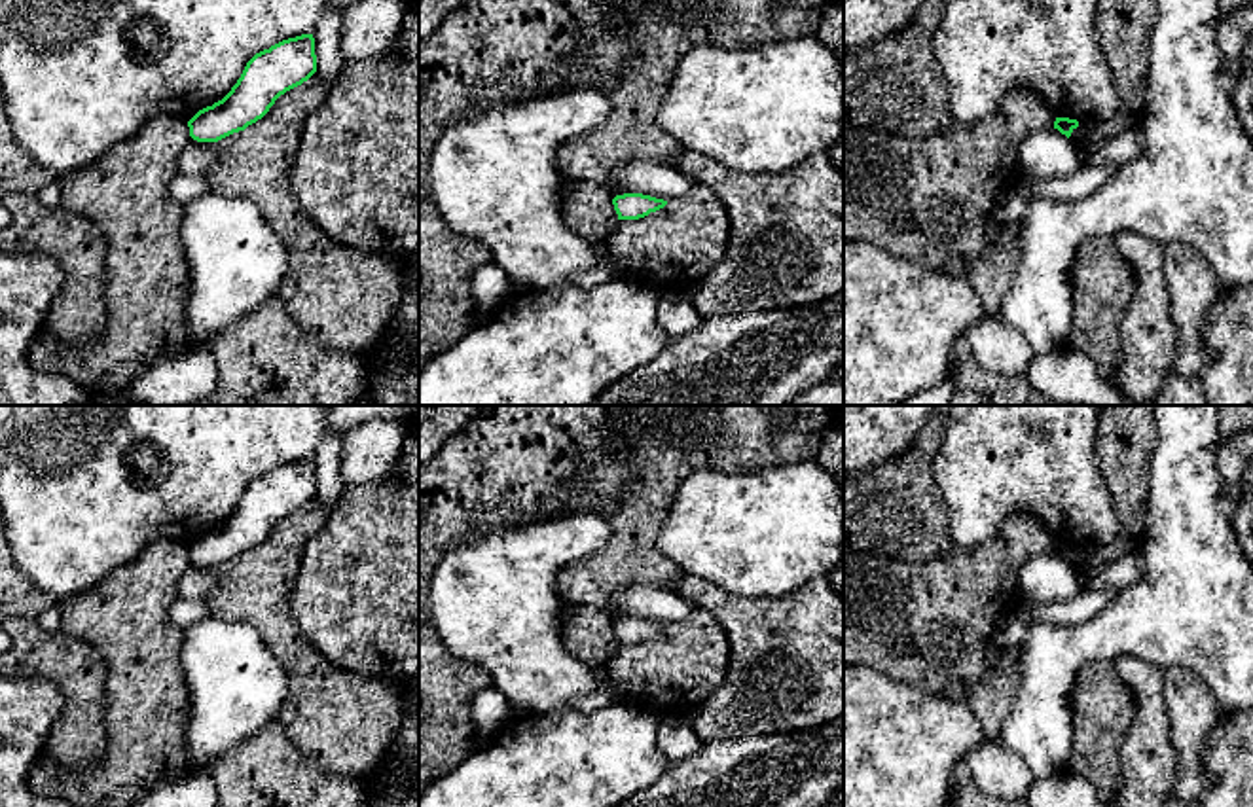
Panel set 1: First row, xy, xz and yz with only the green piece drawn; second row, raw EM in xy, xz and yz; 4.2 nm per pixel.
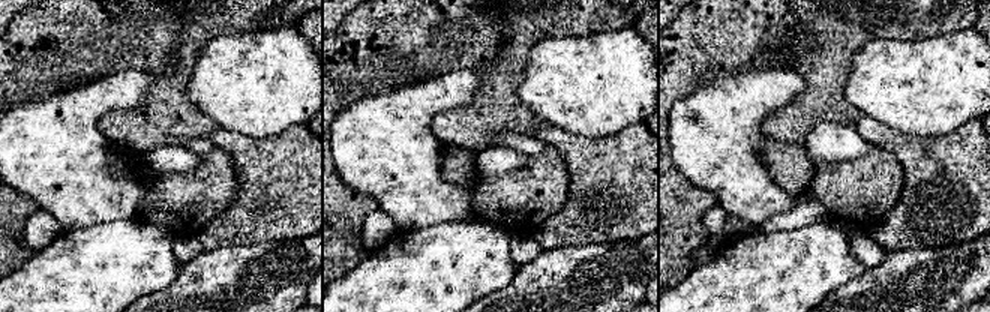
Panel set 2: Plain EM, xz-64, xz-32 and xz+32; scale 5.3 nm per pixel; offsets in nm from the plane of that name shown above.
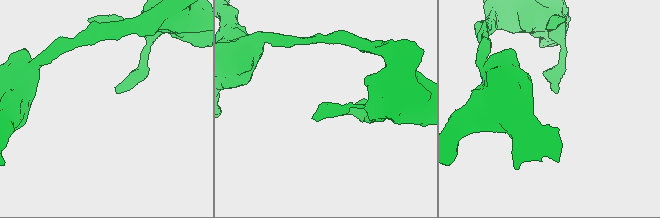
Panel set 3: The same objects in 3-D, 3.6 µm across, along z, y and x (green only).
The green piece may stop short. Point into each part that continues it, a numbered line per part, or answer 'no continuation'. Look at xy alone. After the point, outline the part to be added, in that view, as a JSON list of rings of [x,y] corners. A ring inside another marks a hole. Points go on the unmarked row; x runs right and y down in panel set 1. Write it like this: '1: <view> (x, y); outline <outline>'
no continuation

